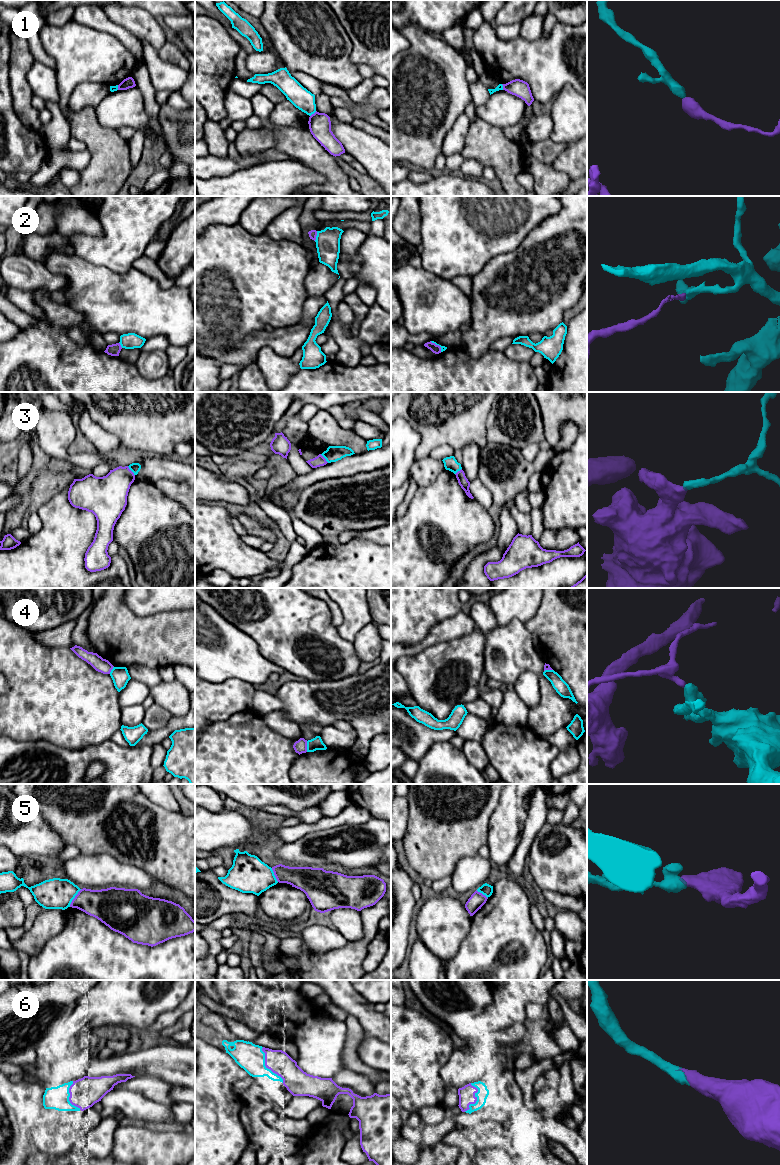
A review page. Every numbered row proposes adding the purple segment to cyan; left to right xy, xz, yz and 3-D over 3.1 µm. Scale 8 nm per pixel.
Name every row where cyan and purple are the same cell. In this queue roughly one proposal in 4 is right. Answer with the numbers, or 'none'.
6

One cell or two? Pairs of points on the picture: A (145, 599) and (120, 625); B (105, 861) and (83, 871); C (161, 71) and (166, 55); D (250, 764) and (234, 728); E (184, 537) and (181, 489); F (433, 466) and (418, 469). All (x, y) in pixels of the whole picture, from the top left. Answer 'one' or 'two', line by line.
A: two
B: one
C: two
D: one
E: two
F: one

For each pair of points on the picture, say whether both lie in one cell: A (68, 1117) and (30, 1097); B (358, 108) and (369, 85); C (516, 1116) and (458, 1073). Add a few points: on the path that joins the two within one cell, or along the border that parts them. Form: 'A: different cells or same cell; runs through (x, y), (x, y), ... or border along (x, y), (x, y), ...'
A: different cells; border along (45, 1109), (45, 1120), (39, 1124)
B: different cells; border along (376, 86), (363, 102), (352, 101)
C: different cells; border along (474, 1058), (480, 1067), (481, 1075), (469, 1082)

